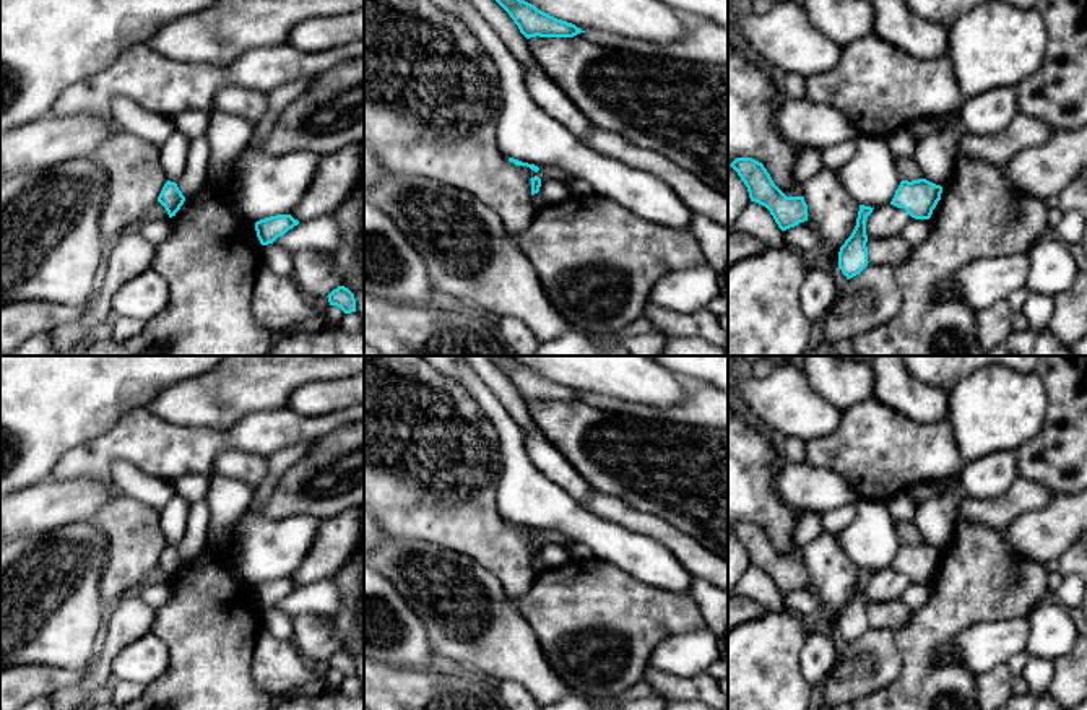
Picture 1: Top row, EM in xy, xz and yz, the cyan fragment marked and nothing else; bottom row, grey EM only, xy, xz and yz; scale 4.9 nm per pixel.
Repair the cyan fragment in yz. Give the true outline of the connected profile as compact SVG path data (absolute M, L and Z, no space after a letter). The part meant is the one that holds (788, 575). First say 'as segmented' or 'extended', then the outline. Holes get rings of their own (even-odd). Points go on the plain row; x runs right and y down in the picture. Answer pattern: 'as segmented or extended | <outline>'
extended | M736 522L730 530L747 551L751 565L765 570L782 595L808 585L803 548L782 556L773 548L764 528L752 522Z

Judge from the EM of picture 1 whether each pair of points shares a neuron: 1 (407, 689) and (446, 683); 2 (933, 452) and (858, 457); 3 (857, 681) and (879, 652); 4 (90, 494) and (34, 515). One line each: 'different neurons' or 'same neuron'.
1: same neuron
2: same neuron
3: same neuron
4: same neuron

